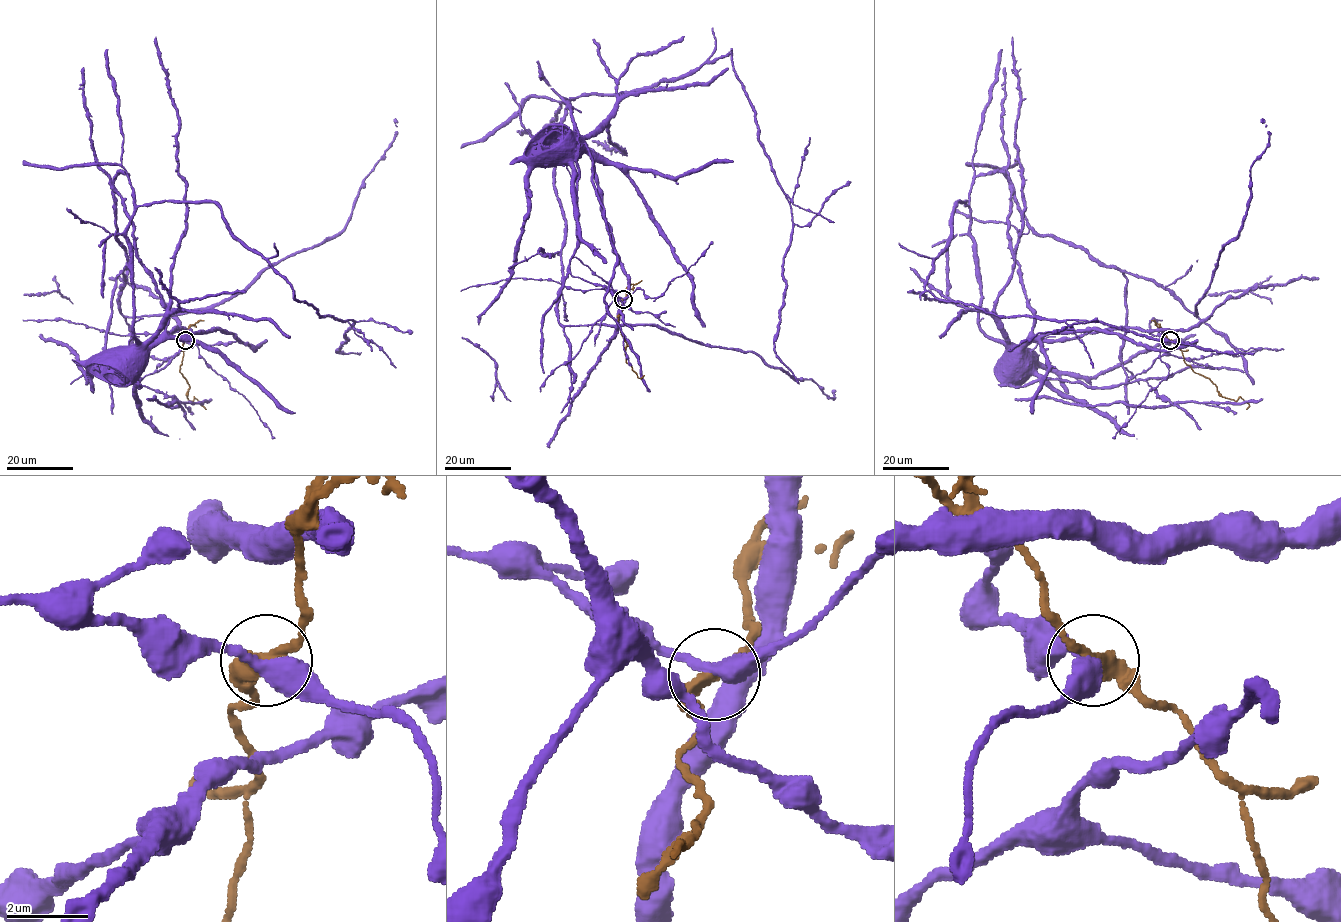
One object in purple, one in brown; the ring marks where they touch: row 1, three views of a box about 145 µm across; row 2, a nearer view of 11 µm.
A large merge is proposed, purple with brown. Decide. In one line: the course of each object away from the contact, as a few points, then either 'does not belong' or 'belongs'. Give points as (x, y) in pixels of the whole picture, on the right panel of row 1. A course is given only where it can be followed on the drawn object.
purple runs (1169, 340), (1171, 349), (1127, 382), (1092, 387), (1045, 379), (1034, 369), (1032, 355), (1022, 346), (1011, 346); brown runs (1170, 340), (1195, 373), (1208, 378), (1223, 397), (1235, 401), (1240, 397), (1249, 405), (1246, 409); does not belong

